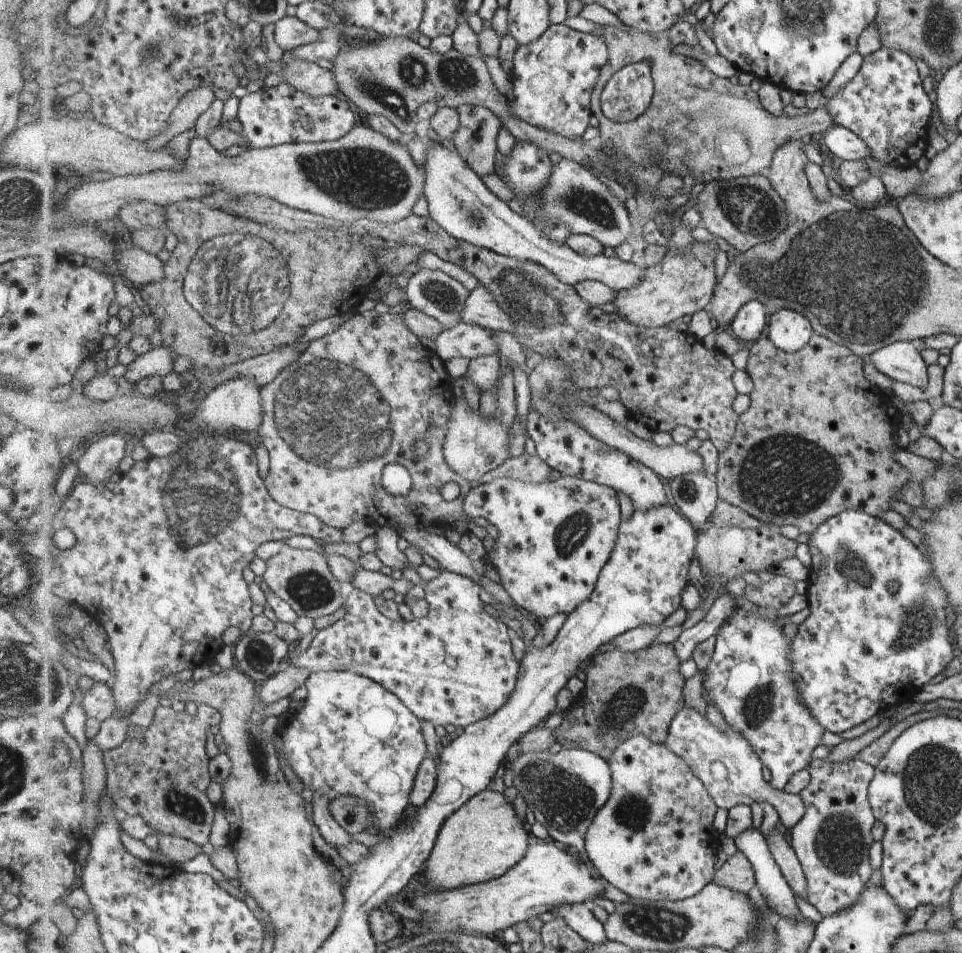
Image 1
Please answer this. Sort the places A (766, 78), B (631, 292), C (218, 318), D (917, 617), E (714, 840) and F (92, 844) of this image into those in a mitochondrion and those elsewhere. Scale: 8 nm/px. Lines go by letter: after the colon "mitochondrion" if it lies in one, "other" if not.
A: other
B: other
C: mitochondrion
D: mitochondrion
E: other
F: other

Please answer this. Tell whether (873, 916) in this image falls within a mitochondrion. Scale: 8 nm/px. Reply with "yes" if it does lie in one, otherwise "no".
yes

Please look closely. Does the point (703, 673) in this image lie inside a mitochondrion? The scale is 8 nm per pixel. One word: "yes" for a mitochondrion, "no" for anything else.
no

